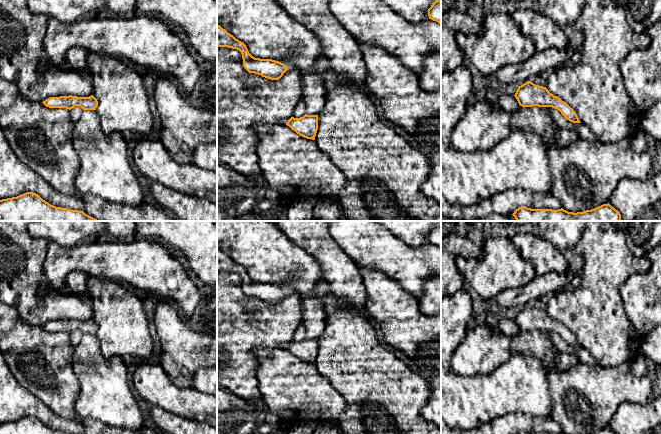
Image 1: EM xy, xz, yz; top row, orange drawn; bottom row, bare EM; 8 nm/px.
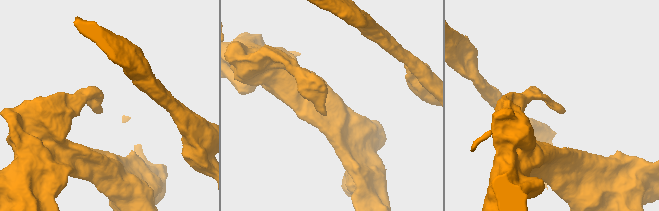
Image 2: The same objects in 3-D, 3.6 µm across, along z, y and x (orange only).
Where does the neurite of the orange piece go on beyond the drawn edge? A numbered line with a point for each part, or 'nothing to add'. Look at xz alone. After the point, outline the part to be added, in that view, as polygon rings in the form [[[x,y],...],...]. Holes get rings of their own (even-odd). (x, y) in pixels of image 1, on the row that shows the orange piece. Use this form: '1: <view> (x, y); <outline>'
nothing to add

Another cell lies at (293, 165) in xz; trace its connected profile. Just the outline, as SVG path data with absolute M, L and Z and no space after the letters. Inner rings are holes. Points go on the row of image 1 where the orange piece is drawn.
M258 124L255 132L258 136L256 154L261 173L267 187L276 194L294 198L313 195L334 201L348 183L343 173L318 148L315 140L300 136L286 124Z

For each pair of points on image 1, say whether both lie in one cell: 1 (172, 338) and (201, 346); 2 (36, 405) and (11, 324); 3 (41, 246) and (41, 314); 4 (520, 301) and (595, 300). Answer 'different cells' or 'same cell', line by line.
1: same cell
2: different cells
3: same cell
4: different cells

